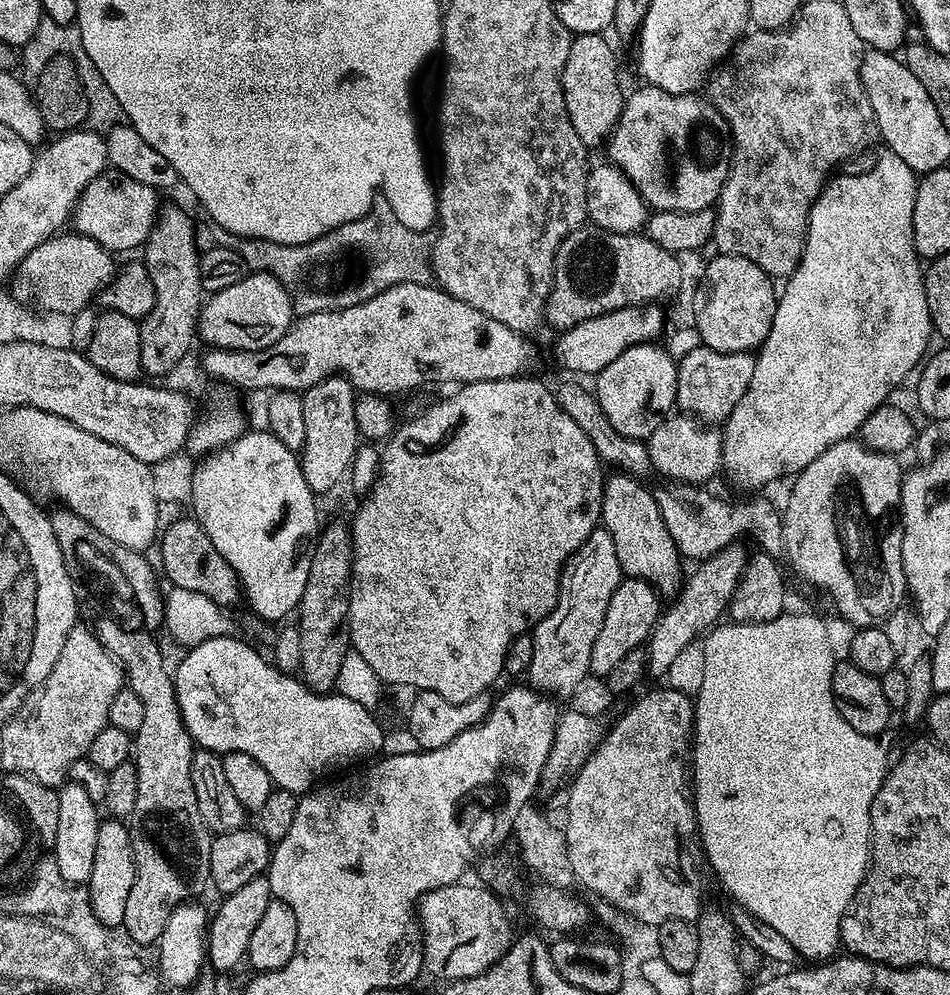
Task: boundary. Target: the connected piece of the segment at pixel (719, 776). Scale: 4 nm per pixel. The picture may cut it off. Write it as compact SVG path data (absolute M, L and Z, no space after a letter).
M785 611L770 622L738 624L720 622L703 637L705 670L702 686L694 693L694 739L690 744L690 782L694 787L694 807L699 839L704 839L704 852L716 871L716 876L728 887L728 892L739 907L752 913L765 928L778 930L786 942L808 962L823 962L837 955L841 947L840 923L852 905L852 899L868 873L872 859L872 823L870 810L878 790L888 775L888 752L875 736L863 736L838 714L832 693L832 644L828 632L816 616L808 612Z

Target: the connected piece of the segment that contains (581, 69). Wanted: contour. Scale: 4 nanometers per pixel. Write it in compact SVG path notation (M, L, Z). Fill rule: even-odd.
M581 32L573 35L570 54L566 54L566 66L562 74L566 114L570 114L570 122L574 126L574 131L578 133L578 138L582 138L582 142L590 150L596 150L599 144L601 147L612 135L624 109L626 99L625 89L620 89L620 68L616 65L616 52L603 40L604 38L598 32Z

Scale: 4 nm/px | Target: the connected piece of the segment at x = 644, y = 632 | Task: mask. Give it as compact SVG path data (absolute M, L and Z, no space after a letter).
M636 576L621 579L614 598L610 598L606 618L602 618L602 630L594 638L594 650L590 650L590 673L593 677L607 678L610 670L630 654L630 650L641 647L652 634L652 627L662 615L661 593L657 592L648 580Z

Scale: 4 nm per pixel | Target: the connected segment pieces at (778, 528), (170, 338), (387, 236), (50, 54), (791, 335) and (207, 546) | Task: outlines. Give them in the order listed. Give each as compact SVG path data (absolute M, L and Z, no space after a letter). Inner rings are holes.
M664 482L654 495L662 510L662 522L670 530L676 549L681 557L692 559L692 562L707 560L715 552L720 552L737 539L739 532L752 532L759 547L768 555L777 558L784 556L784 518L779 507L775 508L766 497L760 496L749 504L740 504L731 508L720 496L711 496L704 486L685 484L683 482Z
M168 208L155 217L142 249L142 263L150 274L150 282L154 282L154 306L150 314L139 321L140 370L145 377L167 377L168 372L193 351L192 339L195 341L198 336L202 307L201 255L201 249L196 249L196 228L182 209Z
M386 200L384 202L375 201L364 215L354 220L346 220L318 239L306 244L284 244L268 239L246 239L217 227L213 229L213 233L213 243L217 247L232 249L238 253L249 271L266 272L281 278L288 278L288 275L300 271L307 265L310 266L325 254L356 251L376 256L376 262L367 265L370 272L362 286L329 294L317 292L318 294L312 296L295 295L292 299L292 311L293 315L298 318L308 317L316 312L346 309L352 305L361 304L384 292L390 286L401 284L404 281L427 284L430 280L431 265L421 251L420 233L412 232L402 225L397 219L391 203ZM398 256L419 256L419 258L402 260Z
M45 17L39 24L39 30L35 38L24 45L20 52L20 63L18 70L21 80L29 90L34 90L46 64L54 57L61 55L64 51L72 57L79 70L83 88L85 88L85 98L87 100L87 116L85 127L89 131L105 131L113 124L119 123L124 116L124 111L117 97L112 93L110 86L107 86L106 80L102 78L98 68L94 65L86 54L82 46L80 30L76 25L66 25L54 22L53 19Z
M887 150L881 152L880 161L869 172L860 172L857 176L833 175L820 191L820 197L812 204L802 258L792 275L787 277L785 284L788 285L779 289L774 322L770 326L770 334L766 334L764 343L755 353L756 365L750 386L746 386L746 394L738 398L738 406L734 406L722 425L722 468L725 473L728 471L729 478L740 488L760 488L783 476L795 477L797 472L810 466L810 462L814 462L814 458L818 458L818 454L822 454L831 444L855 437L867 418L889 399L887 396L912 371L913 375L921 367L929 351L928 339L933 339L934 329L924 289L925 269L914 246L914 198L918 176L910 166L906 166L906 162L902 162L902 158L898 158L898 154Z
M195 518L176 520L168 529L163 529L158 543L162 550L163 575L168 575L168 584L171 587L182 587L187 590L197 591L212 599L219 606L232 604L236 599L241 599L242 585L236 578L236 571L214 550L214 542L202 530L202 526Z

